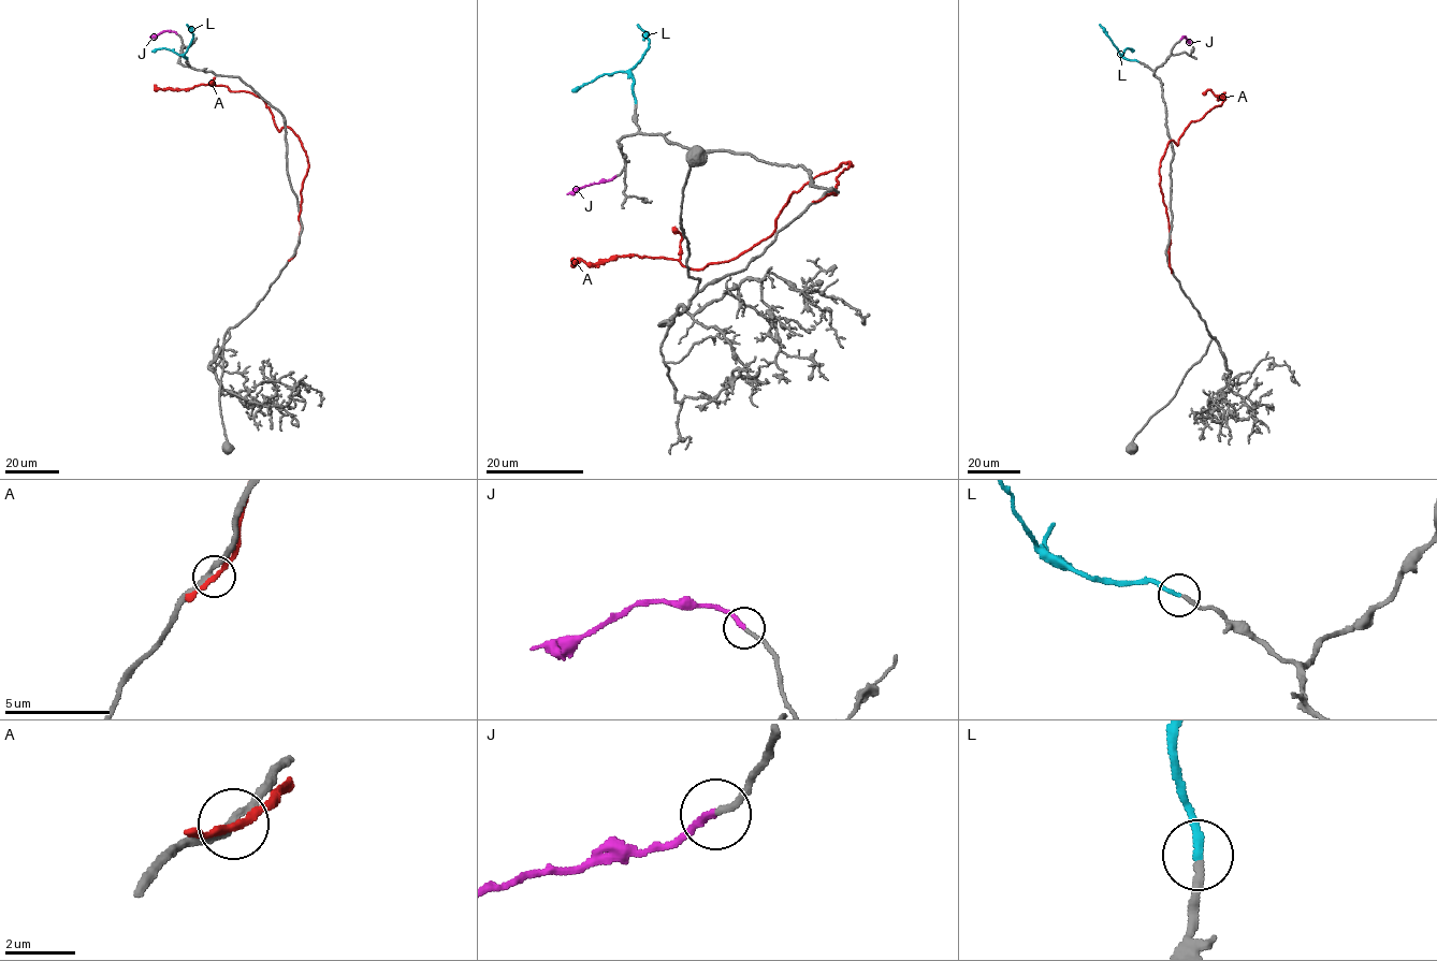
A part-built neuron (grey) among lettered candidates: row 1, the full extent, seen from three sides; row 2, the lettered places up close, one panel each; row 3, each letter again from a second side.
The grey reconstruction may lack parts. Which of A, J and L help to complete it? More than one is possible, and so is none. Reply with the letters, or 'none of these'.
J, L

